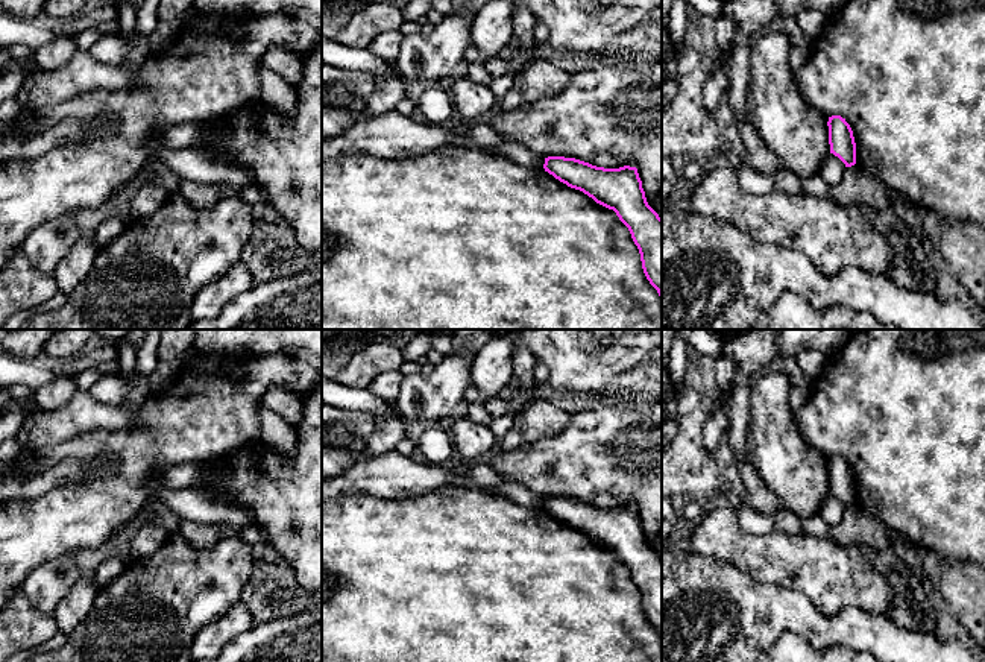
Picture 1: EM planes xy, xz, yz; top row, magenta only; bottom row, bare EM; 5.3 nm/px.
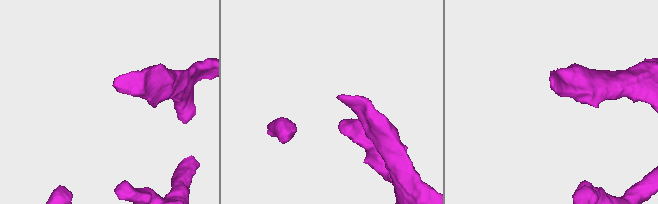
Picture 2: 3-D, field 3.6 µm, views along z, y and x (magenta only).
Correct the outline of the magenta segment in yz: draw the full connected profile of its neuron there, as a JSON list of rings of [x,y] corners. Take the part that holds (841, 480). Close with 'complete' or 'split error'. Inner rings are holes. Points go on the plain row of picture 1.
[[[832,456],[827,462],[830,493],[838,496],[845,507],[856,504],[856,483],[850,465],[841,456]]]; complete

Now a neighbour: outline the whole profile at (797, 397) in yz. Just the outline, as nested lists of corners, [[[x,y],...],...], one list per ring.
[[[797,386],[789,387],[789,405],[794,413],[797,413],[804,405],[807,396],[809,396],[809,390]]]

